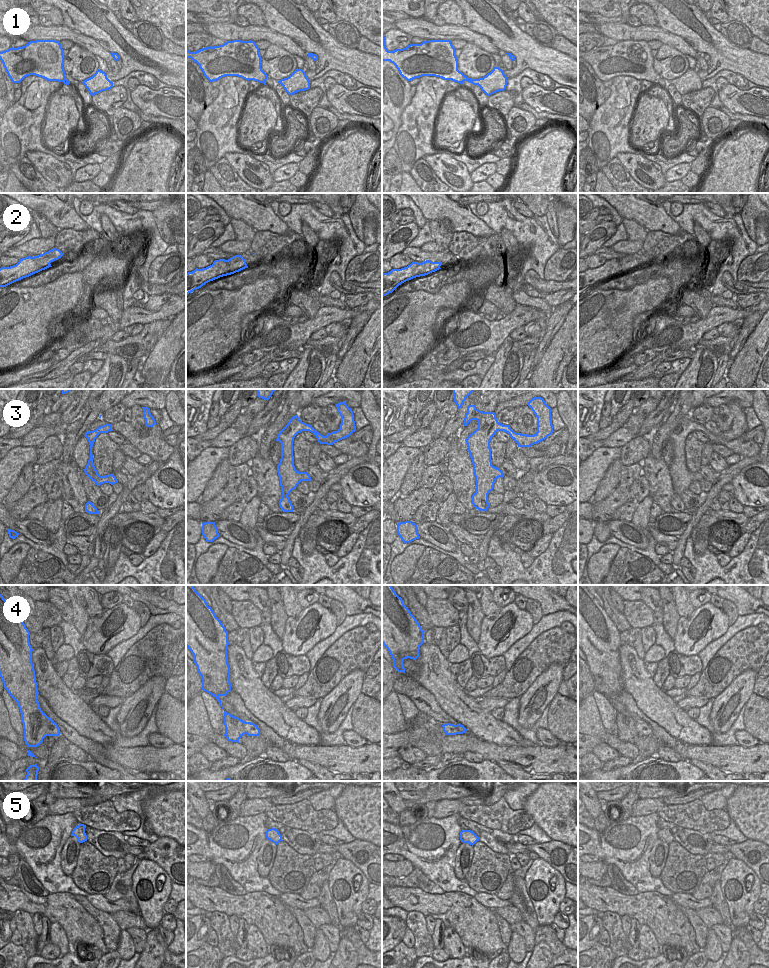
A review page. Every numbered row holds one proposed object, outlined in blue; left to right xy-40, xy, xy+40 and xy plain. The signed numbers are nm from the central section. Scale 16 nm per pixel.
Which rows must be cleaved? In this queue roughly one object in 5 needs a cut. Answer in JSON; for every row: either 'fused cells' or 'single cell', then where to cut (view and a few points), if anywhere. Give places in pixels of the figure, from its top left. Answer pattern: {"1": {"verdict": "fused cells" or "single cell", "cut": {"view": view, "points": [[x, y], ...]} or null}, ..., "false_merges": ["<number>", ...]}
{"1": {"verdict": "single cell", "cut": null}, "2": {"verdict": "fused cells", "cut": {"view": "xy", "points": [[227, 260], [227, 271], [224, 275]]}}, "3": {"verdict": "single cell", "cut": null}, "4": {"verdict": "single cell", "cut": null}, "5": {"verdict": "single cell", "cut": null}, "false_merges": ["2"]}

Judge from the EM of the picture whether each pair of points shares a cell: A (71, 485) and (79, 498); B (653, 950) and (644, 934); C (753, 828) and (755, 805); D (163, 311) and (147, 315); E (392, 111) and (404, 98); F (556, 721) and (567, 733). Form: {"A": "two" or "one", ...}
{"A": "one", "B": "one", "C": "one", "D": "one", "E": "one", "F": "one"}

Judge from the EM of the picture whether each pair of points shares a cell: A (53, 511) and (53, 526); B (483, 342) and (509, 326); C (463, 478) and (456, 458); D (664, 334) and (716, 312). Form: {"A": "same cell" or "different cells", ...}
{"A": "same cell", "B": "same cell", "C": "same cell", "D": "same cell"}

